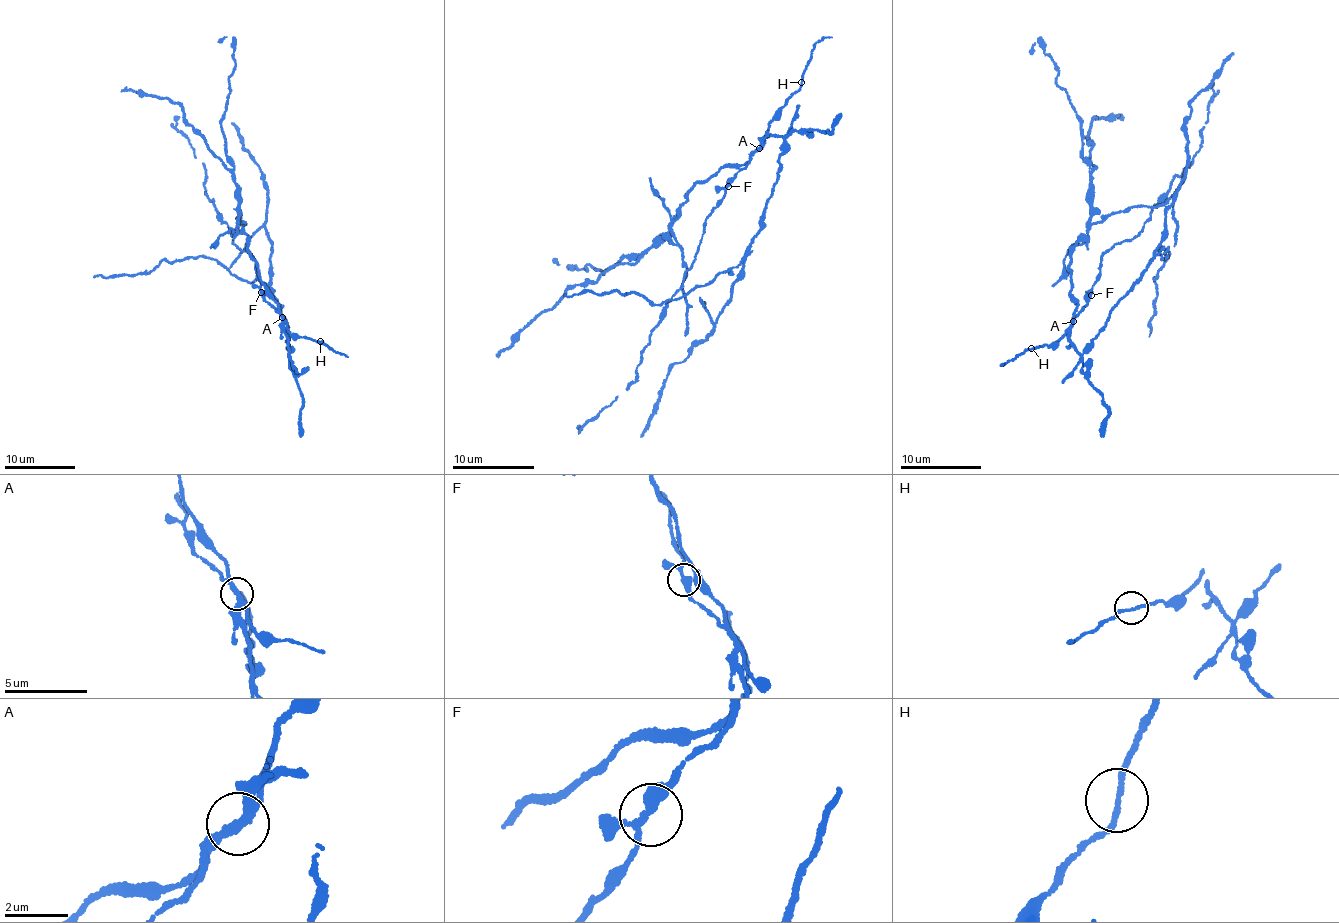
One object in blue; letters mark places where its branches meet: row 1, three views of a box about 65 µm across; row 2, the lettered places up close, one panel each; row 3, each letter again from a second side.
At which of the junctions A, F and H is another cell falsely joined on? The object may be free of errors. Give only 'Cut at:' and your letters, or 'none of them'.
Cut at: A

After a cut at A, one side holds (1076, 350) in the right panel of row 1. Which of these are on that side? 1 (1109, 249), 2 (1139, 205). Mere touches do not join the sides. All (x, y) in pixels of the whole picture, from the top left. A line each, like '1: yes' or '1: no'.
1: no
2: yes

